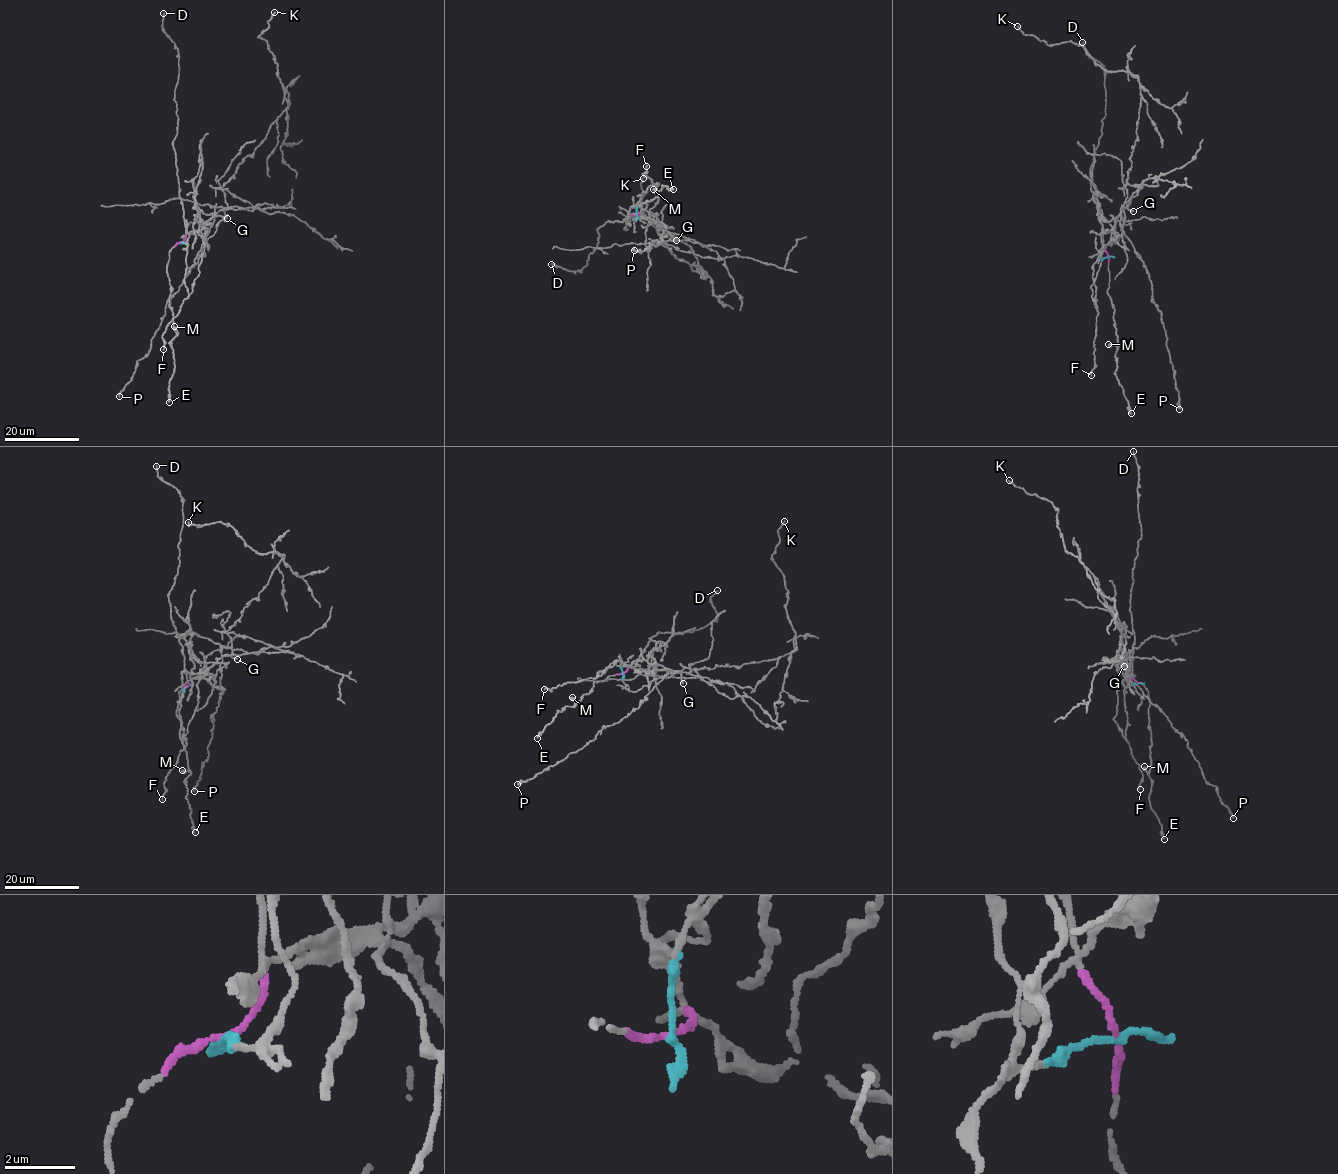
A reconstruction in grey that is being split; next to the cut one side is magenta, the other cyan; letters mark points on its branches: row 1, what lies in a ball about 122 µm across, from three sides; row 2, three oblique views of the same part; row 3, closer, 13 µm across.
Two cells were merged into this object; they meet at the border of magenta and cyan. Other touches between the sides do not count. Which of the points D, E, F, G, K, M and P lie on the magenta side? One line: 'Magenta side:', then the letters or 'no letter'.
Magenta side: D, E, M

